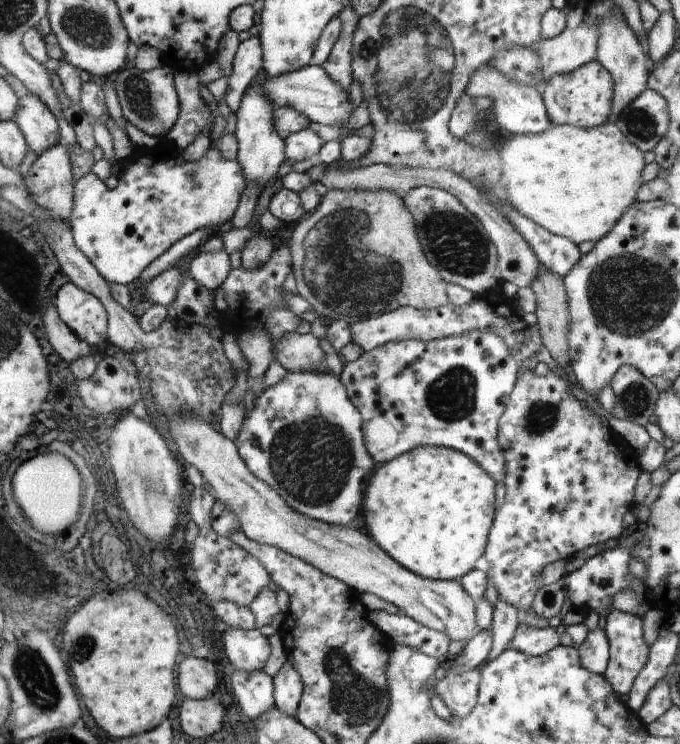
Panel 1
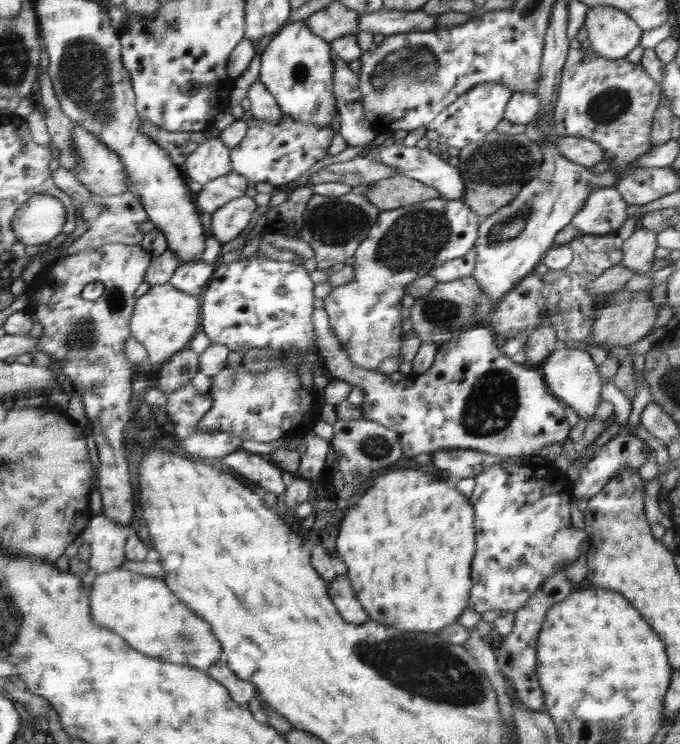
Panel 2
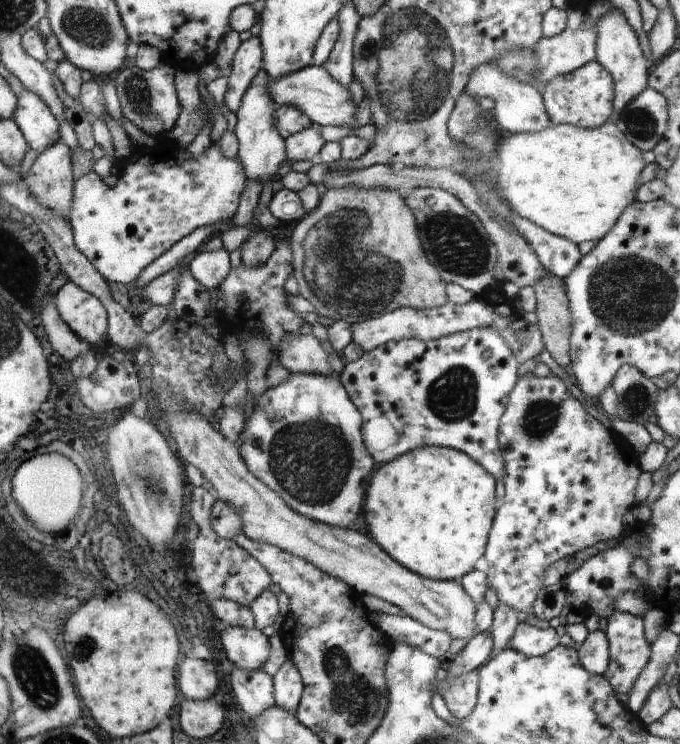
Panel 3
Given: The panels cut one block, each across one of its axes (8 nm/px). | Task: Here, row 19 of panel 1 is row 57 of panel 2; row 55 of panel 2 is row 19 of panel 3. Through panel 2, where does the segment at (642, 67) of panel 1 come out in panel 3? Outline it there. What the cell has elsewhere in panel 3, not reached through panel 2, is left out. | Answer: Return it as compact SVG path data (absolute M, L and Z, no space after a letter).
M621 9L612 10L608 16L604 16L602 20L598 20L597 61L609 70L610 76L613 77L614 84L616 85L616 95L613 101L613 121L620 111L628 107L638 95L641 95L646 90L646 87L649 86L649 75L651 73L651 64L648 63L642 52L642 48L640 48L638 36L632 29L632 26L628 24L628 20L626 20L626 16L624 16Z

